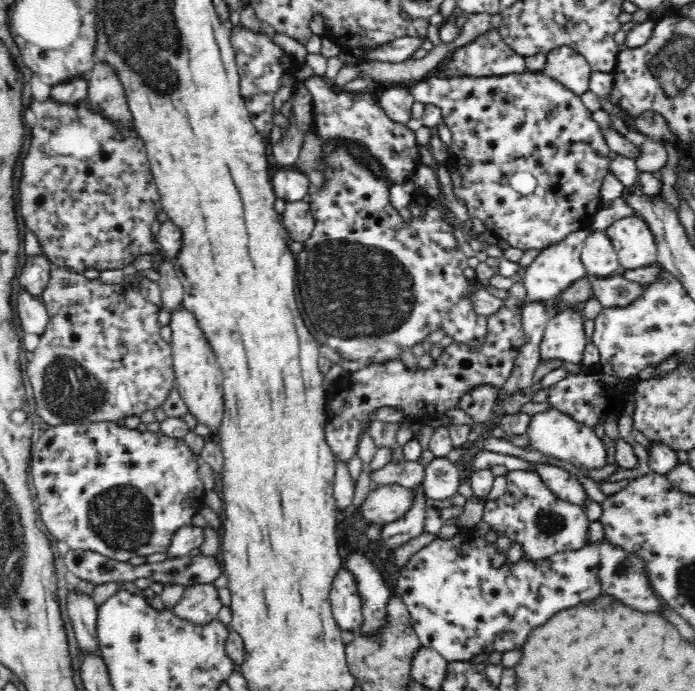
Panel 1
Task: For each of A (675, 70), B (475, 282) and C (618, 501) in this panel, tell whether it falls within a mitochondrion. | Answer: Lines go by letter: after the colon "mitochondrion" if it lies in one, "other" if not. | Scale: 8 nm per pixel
A: mitochondrion
B: other
C: other

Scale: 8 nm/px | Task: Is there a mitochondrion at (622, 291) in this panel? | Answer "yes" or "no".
yes

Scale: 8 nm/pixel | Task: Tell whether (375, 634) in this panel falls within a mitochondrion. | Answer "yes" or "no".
no

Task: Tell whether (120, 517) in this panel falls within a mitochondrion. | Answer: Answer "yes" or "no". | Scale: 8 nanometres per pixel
yes

